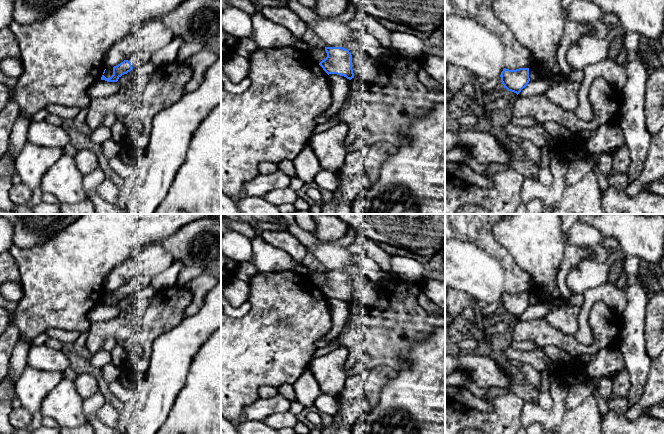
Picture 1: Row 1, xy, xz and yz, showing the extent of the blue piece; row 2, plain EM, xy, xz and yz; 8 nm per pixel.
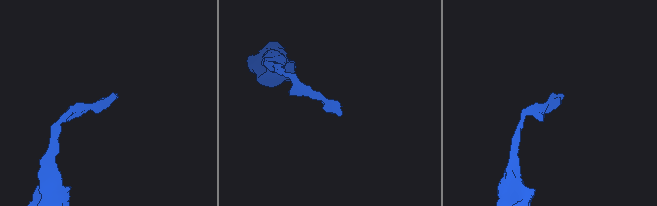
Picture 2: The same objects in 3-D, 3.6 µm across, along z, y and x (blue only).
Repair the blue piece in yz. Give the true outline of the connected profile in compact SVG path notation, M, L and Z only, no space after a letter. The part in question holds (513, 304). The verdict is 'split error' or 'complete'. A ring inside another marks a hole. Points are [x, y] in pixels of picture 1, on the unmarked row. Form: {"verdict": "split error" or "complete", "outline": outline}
{"verdict": "complete", "outline": "M504 292L500 301L504 312L518 319L530 305L529 292L519 292L516 294Z"}

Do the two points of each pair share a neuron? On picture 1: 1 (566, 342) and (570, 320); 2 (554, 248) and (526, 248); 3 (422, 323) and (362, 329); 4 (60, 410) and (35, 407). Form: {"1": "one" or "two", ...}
{"1": "two", "2": "one", "3": "one", "4": "two"}

